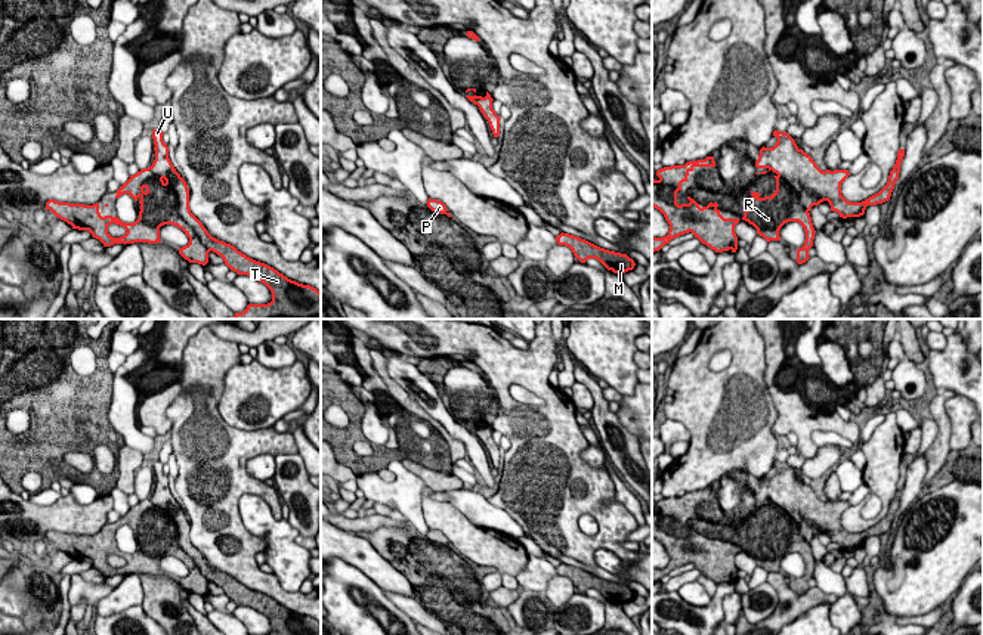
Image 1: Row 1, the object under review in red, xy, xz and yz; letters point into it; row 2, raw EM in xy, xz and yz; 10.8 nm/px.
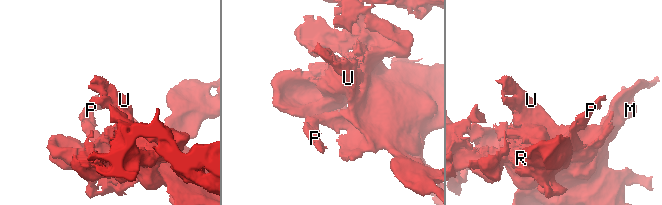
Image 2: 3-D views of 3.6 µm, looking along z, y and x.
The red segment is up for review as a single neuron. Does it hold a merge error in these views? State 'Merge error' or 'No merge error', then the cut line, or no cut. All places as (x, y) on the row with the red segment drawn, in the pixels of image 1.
No merge error. No split

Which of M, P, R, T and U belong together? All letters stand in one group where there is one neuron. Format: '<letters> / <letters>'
M P R T U

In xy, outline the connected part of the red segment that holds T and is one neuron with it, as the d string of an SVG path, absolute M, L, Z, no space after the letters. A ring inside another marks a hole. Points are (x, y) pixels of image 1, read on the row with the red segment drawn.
M160 128L152 130L155 145L152 165L130 176L115 195L120 198L129 193L140 204L139 219L135 223L124 223L112 216L102 217L98 202L84 205L49 199L46 210L71 224L72 229L89 230L103 247L135 242L157 244L161 242L161 226L177 226L189 238L189 244L179 248L185 260L205 266L208 253L213 251L231 270L254 278L271 289L271 303L250 303L244 312L235 313L234 319L321 319L321 292L316 288L288 279L273 267L247 257L234 245L207 232L191 213L188 185L173 167L163 136ZM112 223L123 226L127 230L126 235L112 238L108 233L108 226Z

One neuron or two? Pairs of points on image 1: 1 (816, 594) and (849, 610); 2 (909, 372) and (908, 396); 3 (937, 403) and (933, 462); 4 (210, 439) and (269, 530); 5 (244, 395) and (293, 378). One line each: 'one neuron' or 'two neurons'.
1: two neurons
2: one neuron
3: one neuron
4: two neurons
5: one neuron

